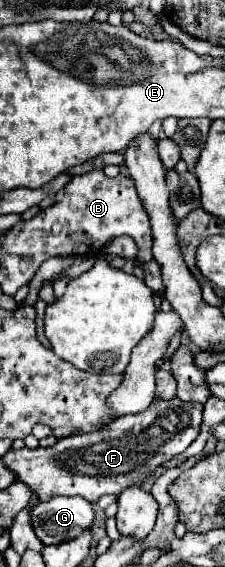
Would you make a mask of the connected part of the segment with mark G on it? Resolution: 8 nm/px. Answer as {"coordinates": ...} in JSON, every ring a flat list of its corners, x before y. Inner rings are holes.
{"coordinates":[[53,497,33,509,31,521,43,545,57,545,79,537,85,529,91,529,95,511,87,499]]}

